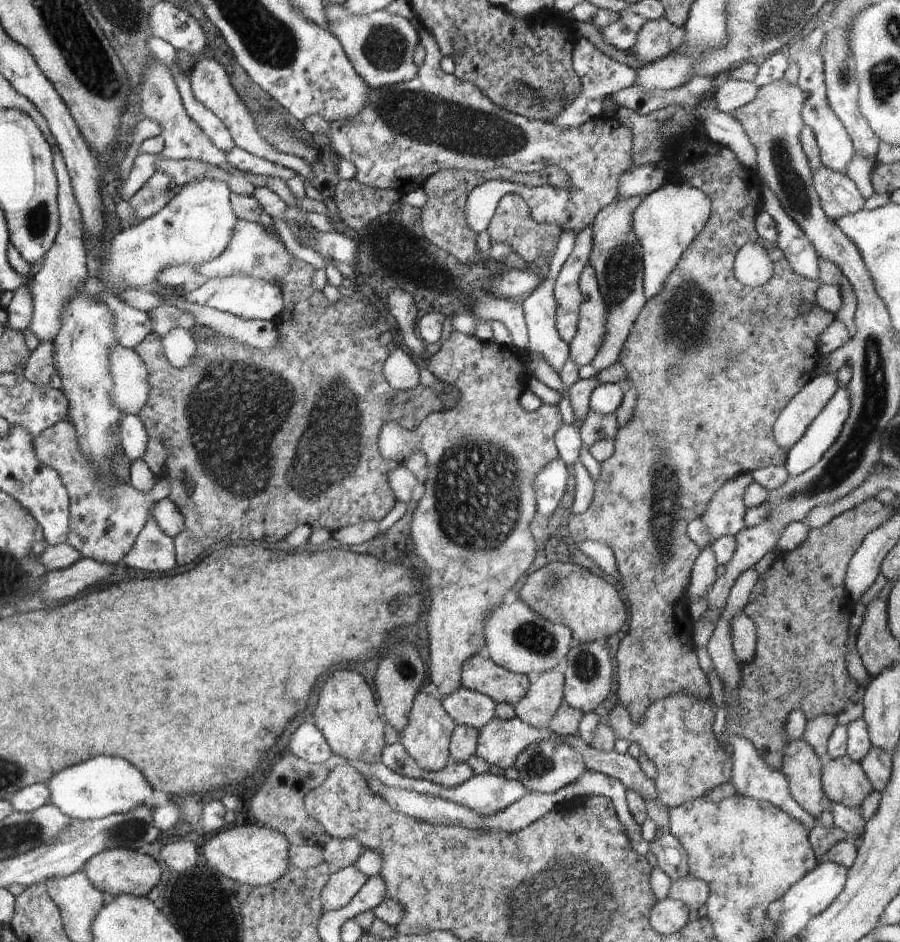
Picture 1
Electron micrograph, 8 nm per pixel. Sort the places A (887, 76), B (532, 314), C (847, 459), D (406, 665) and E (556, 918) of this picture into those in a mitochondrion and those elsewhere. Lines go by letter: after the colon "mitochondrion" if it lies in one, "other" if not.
A: mitochondrion
B: other
C: mitochondrion
D: mitochondrion
E: mitochondrion

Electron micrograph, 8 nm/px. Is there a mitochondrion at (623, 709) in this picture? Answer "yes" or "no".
no

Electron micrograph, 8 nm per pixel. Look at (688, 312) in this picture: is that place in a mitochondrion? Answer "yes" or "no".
yes

